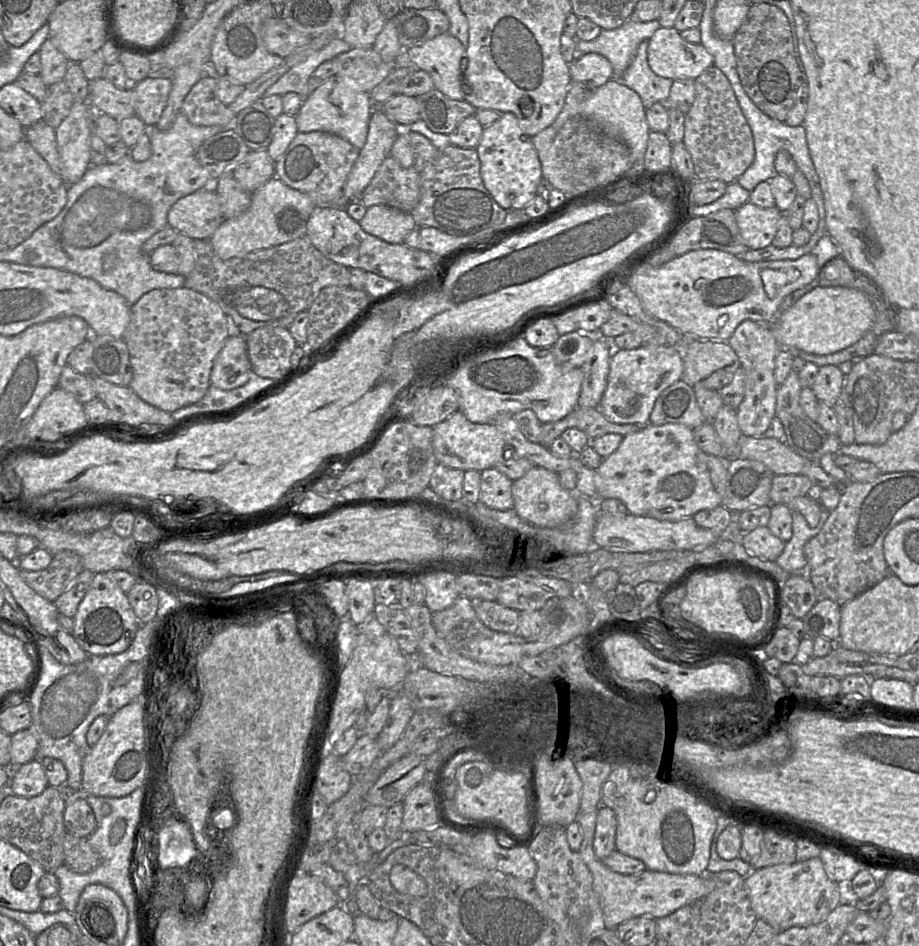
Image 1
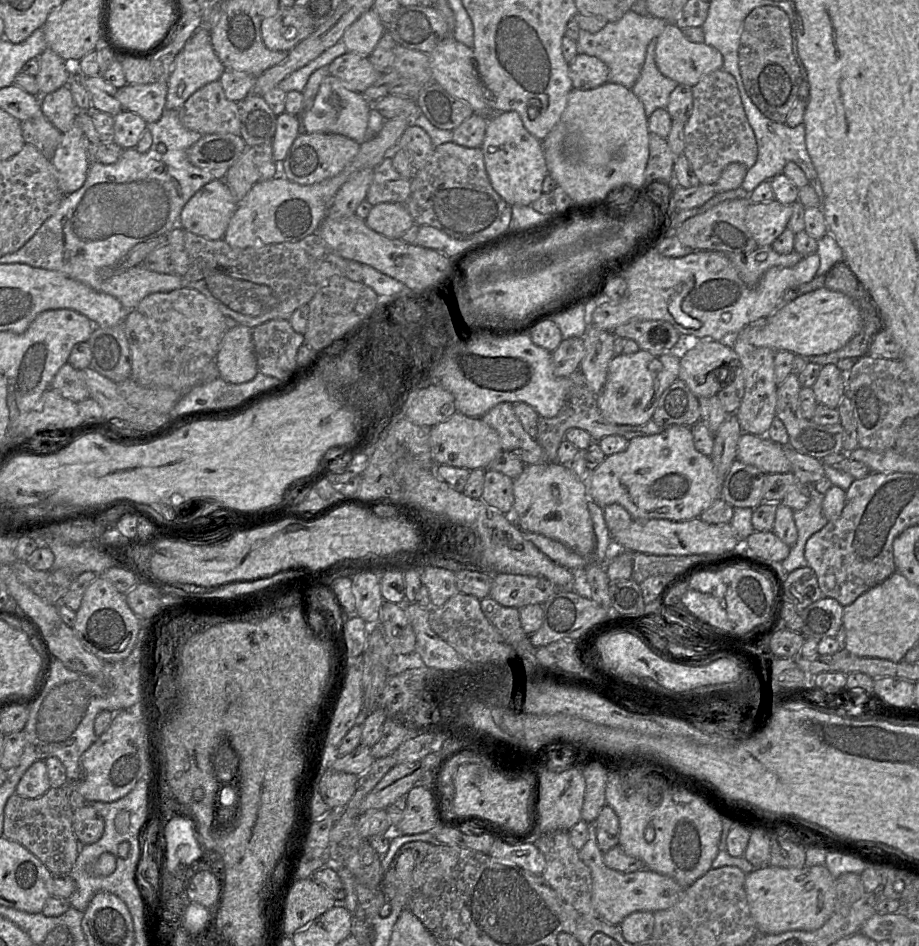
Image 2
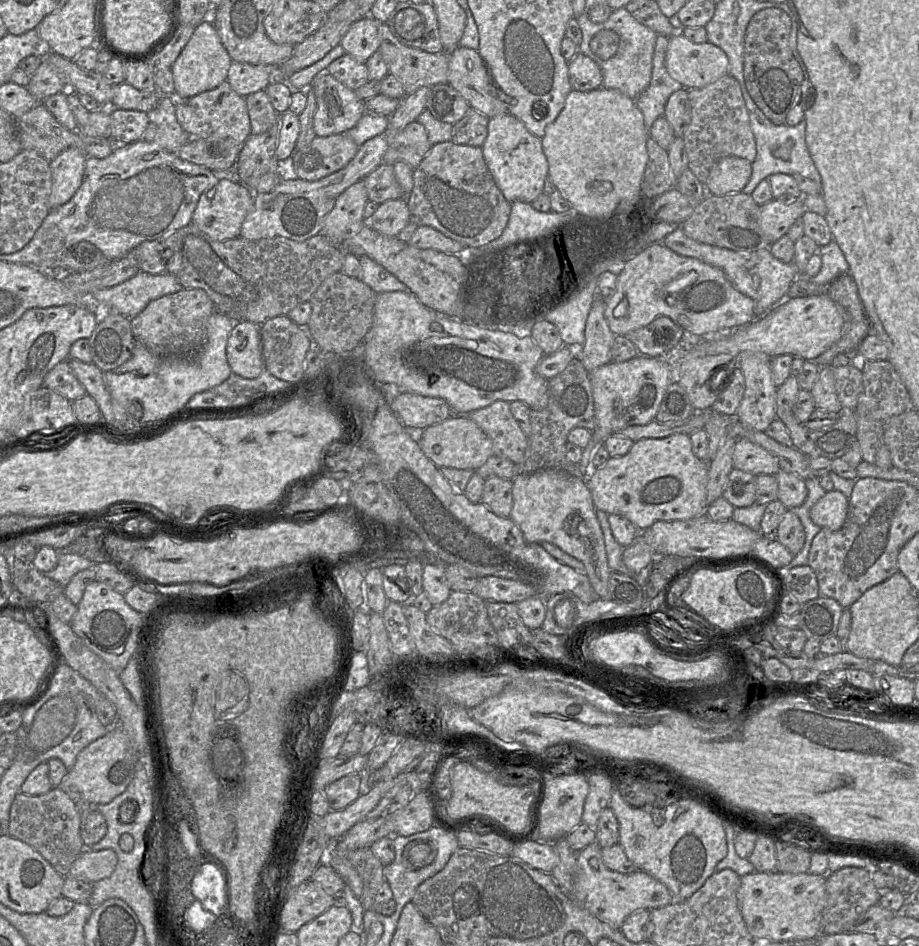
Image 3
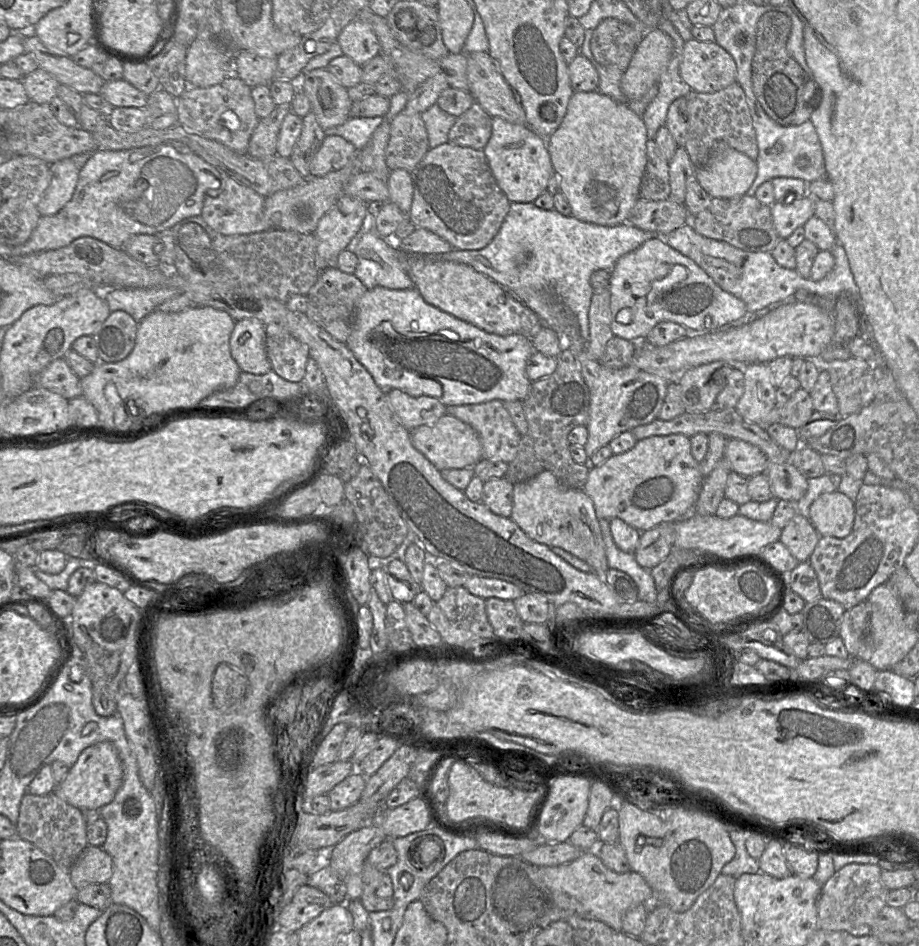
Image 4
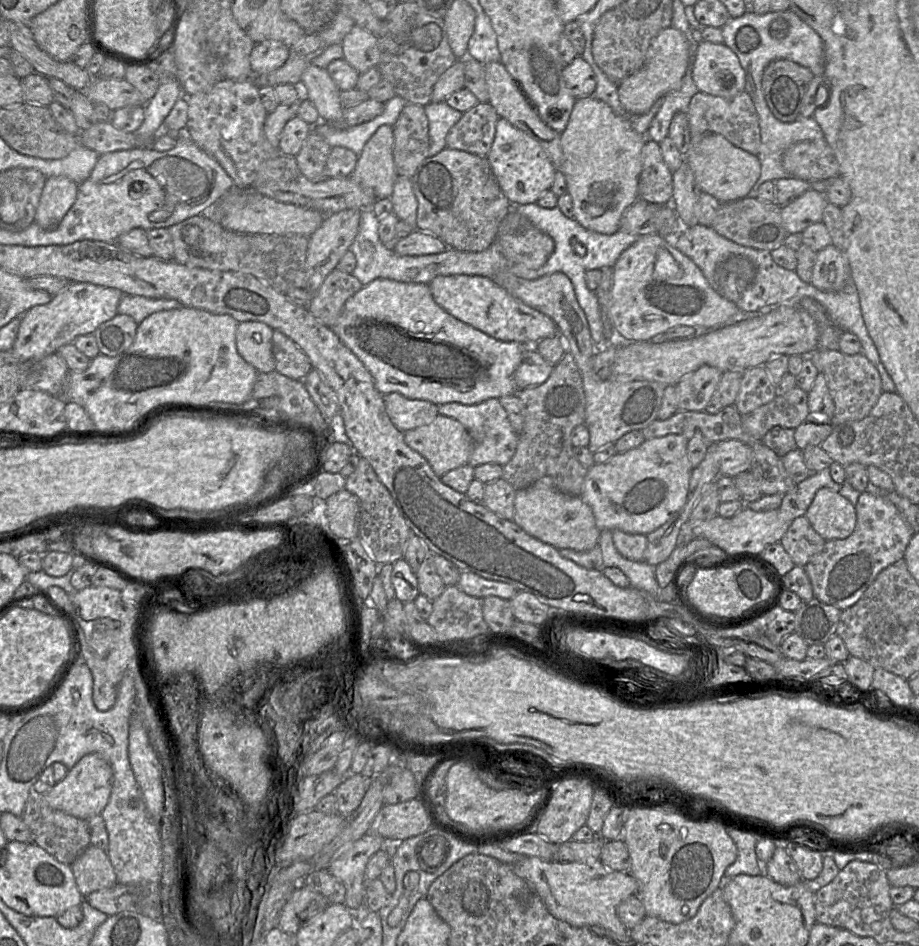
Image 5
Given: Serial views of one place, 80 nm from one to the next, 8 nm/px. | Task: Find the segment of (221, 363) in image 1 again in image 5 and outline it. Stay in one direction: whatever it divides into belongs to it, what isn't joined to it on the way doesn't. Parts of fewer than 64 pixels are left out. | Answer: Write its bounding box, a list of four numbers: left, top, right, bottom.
[237,321,275,373]

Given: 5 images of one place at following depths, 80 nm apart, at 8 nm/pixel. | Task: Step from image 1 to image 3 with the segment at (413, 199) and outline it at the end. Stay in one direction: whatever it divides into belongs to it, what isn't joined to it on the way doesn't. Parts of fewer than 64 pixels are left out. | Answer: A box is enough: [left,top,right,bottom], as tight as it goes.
[363,163,405,204]

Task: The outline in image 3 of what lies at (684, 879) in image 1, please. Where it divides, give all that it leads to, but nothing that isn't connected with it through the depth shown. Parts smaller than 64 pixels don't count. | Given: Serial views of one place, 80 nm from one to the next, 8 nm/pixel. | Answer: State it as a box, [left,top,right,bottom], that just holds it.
[571,840,674,929]

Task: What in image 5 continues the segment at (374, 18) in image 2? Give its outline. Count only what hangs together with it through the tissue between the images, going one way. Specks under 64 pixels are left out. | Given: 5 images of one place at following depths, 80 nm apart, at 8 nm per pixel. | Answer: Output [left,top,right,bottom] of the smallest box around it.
[341,25,380,74]

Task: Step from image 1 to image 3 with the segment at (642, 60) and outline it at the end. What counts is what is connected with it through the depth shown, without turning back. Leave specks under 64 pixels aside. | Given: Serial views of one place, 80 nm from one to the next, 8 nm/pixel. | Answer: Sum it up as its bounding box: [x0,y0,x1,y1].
[635,36,683,134]

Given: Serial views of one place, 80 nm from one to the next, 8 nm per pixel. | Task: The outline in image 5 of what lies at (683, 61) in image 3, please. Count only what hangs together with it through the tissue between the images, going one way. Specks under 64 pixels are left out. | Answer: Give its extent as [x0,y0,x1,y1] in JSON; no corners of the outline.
[692,43,745,97]

